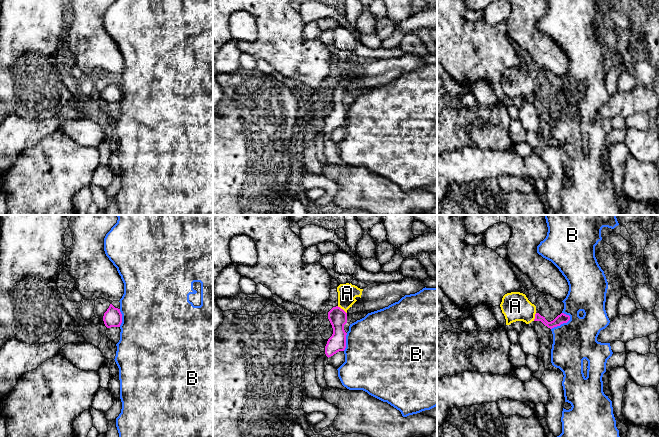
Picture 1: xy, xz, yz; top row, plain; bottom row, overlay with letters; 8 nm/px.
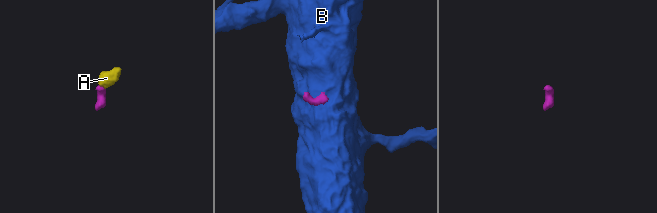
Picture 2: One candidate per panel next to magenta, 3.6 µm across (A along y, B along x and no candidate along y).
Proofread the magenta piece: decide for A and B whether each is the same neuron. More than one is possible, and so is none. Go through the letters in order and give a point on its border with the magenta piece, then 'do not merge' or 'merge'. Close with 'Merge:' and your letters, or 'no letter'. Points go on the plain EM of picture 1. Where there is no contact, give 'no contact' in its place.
A: xz (342, 85) | merge
B: yz (561, 99) | do not merge
Merge: A

